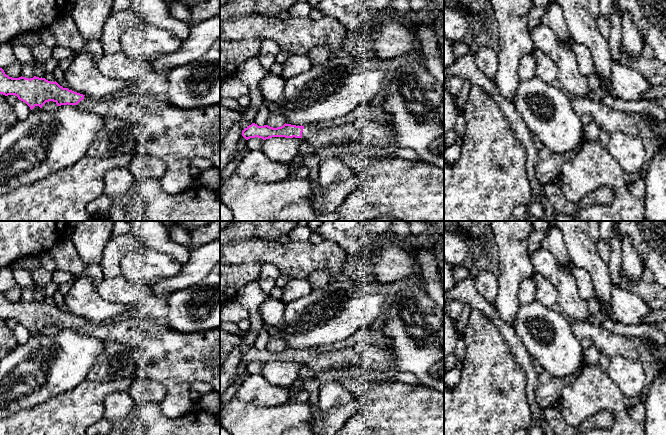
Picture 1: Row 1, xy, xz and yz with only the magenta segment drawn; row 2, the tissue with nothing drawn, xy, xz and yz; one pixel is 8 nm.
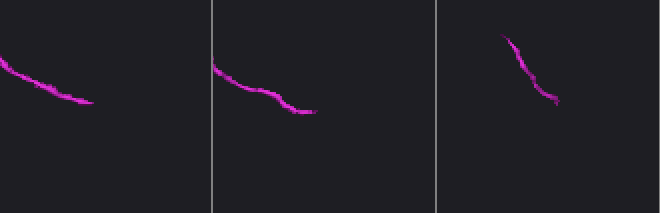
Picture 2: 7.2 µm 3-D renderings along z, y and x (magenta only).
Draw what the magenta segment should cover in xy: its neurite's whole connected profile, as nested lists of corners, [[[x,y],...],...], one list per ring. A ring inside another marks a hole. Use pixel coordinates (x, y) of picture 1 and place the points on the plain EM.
[[[0,292],[0,318],[15,319],[25,326],[32,334],[35,330],[42,330],[53,325],[57,330],[78,329],[85,334],[99,338],[103,342],[118,342],[130,348],[132,356],[143,368],[148,377],[163,384],[166,396],[160,409],[168,418],[178,418],[191,409],[189,392],[195,381],[206,382],[211,389],[220,392],[220,327],[202,332],[183,333],[173,330],[166,322],[133,315],[118,322],[95,325],[87,320],[63,312],[56,305],[45,302],[12,302]]]

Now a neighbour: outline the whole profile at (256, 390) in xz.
[[[253,374],[241,384],[234,397],[256,406],[270,407],[284,404],[289,398],[289,388],[273,385],[261,374]]]

